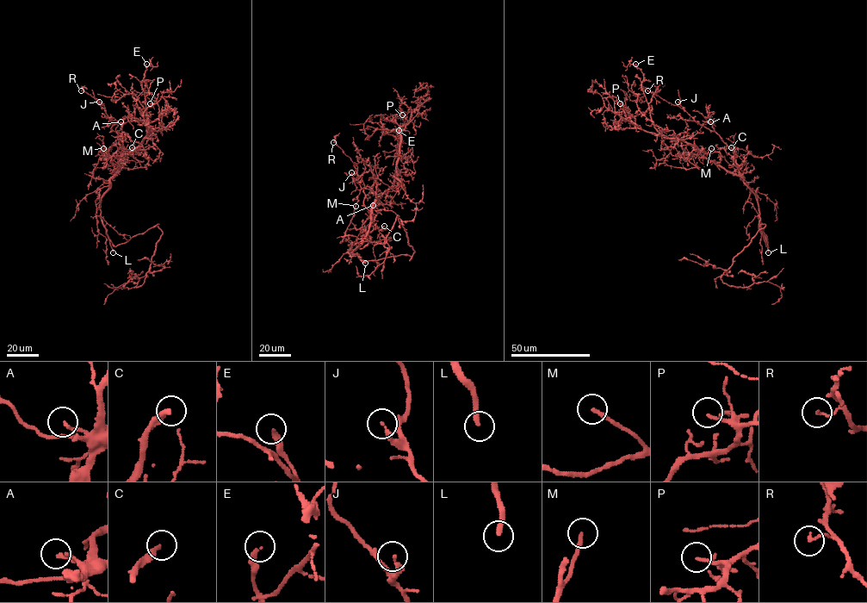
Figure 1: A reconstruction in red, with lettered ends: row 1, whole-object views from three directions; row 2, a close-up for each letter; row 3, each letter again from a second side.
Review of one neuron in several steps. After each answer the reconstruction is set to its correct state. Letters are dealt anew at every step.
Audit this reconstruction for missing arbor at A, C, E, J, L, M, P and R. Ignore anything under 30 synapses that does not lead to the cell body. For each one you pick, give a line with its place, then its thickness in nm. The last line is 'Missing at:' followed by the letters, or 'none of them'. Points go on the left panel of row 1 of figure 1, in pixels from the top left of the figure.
C: at (132, 147); 260 nm thick
L: at (113, 252); 280 nm thick
P: at (150, 103); 140 nm thick
Missing at: C, L, P

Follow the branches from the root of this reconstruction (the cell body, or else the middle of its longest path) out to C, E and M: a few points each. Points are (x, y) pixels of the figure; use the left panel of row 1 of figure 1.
C: (102, 218), (101, 198), (108, 188), (115, 170), (132, 147)
E: (102, 218), (101, 198), (109, 180), (122, 158), (146, 135), (142, 85), (146, 64)
M: (102, 218), (101, 198), (108, 188), (108, 181), (95, 178), (93, 170), (103, 148)

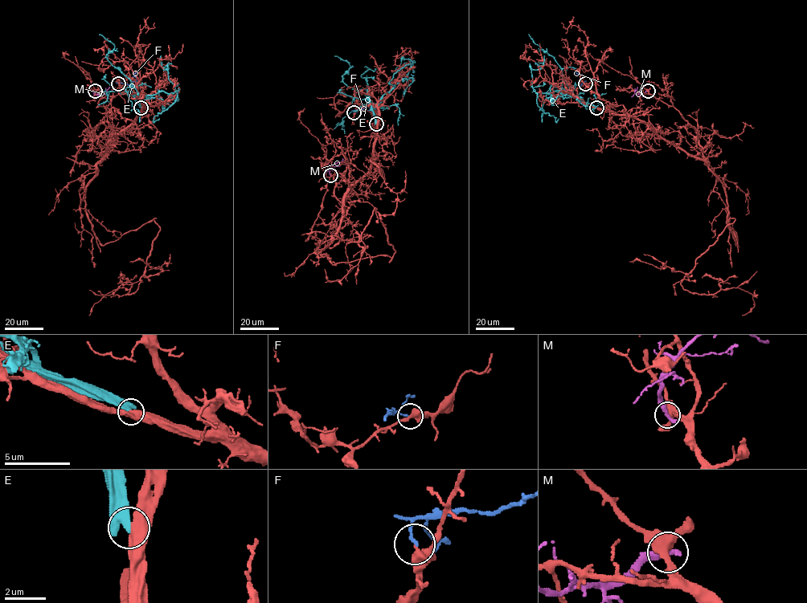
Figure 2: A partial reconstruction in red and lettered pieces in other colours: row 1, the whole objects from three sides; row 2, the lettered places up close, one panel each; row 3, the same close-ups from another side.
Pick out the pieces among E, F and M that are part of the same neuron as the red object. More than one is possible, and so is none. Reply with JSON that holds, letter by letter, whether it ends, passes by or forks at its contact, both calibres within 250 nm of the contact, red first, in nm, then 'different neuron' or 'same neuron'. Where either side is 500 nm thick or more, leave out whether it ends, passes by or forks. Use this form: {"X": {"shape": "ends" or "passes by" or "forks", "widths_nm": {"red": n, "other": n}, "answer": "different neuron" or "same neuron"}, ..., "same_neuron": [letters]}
{"E": {"shape": "passes by", "widths_nm": {"red": 480, "other": 280}, "answer": "different neuron"}, "F": {"shape": "ends", "widths_nm": {"red": 280, "other": 140}, "answer": "different neuron"}, "M": {"shape": "ends", "widths_nm": {"red": 400, "other": 400}, "answer": "different neuron"}, "same_neuron": []}

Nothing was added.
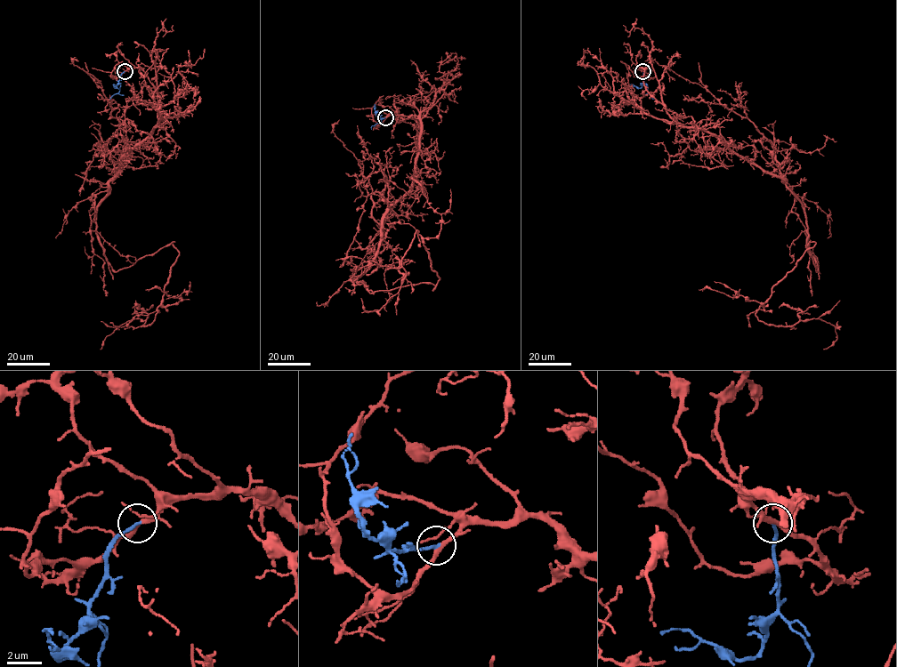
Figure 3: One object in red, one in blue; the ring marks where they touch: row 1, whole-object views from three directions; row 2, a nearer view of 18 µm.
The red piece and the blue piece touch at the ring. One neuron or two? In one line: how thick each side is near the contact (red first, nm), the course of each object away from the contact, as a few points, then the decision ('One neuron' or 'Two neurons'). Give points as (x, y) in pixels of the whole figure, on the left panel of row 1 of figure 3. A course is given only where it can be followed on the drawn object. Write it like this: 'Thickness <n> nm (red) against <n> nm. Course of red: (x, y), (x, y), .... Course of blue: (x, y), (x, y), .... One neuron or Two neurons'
Thickness 240 nm (red) against 170 nm. Course of red: (125, 71), (158, 121), (98, 239), (115, 271), (179, 254), (154, 320), (101, 349). Course of blue: (125, 71), (119, 81), (119, 91), (110, 99). One neuron

